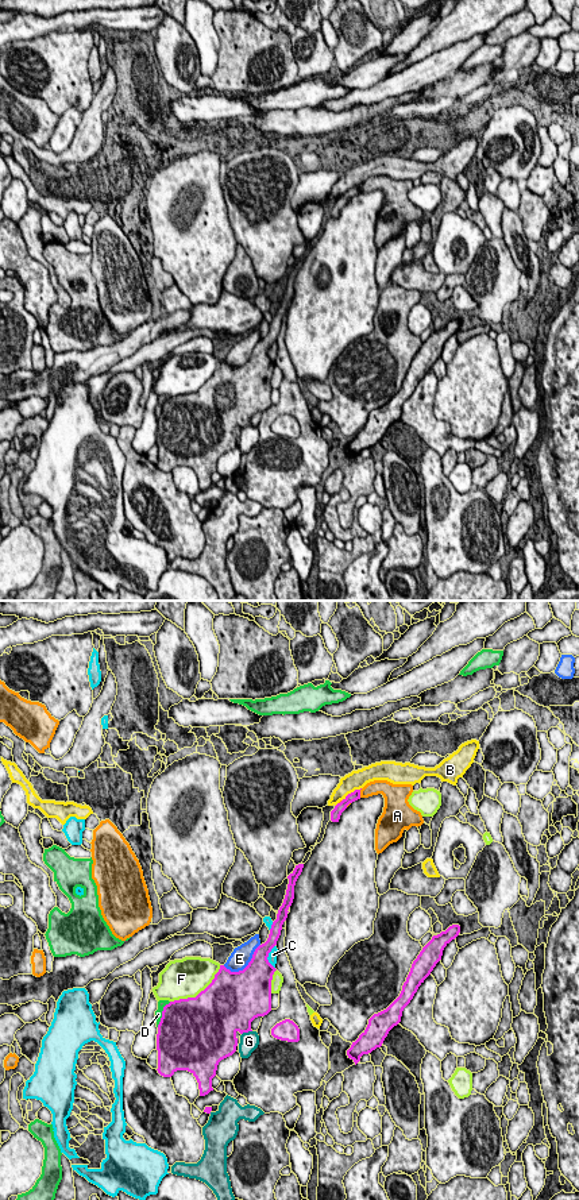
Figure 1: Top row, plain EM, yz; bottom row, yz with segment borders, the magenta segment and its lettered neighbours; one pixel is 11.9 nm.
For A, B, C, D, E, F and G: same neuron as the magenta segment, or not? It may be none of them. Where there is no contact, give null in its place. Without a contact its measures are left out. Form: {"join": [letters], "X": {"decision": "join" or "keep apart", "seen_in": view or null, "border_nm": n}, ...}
{"join": [], "A": {"decision": "keep apart", "seen_in": "yz", "border_nm": 120}, "B": {"decision": "keep apart", "seen_in": "yz", "border_nm": 300}, "C": {"decision": "keep apart", "seen_in": "yz", "border_nm": 280}, "D": {"decision": "keep apart", "seen_in": "yz", "border_nm": 340}, "E": {"decision": "keep apart", "seen_in": "yz", "border_nm": 500}, "F": {"decision": "keep apart", "seen_in": "yz", "border_nm": 750}, "G": {"decision": "keep apart", "seen_in": "yz", "border_nm": 140}}

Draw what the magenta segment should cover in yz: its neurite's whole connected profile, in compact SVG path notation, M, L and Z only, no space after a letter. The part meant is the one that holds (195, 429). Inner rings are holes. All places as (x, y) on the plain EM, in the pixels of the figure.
M304 259L296 261L287 271L286 290L269 333L255 344L248 360L239 367L220 360L212 378L196 393L163 402L157 429L161 471L188 466L198 478L200 491L208 490L219 458L236 447L236 428L252 427L251 417L271 406L271 375L277 364L267 352L281 331L302 263Z

